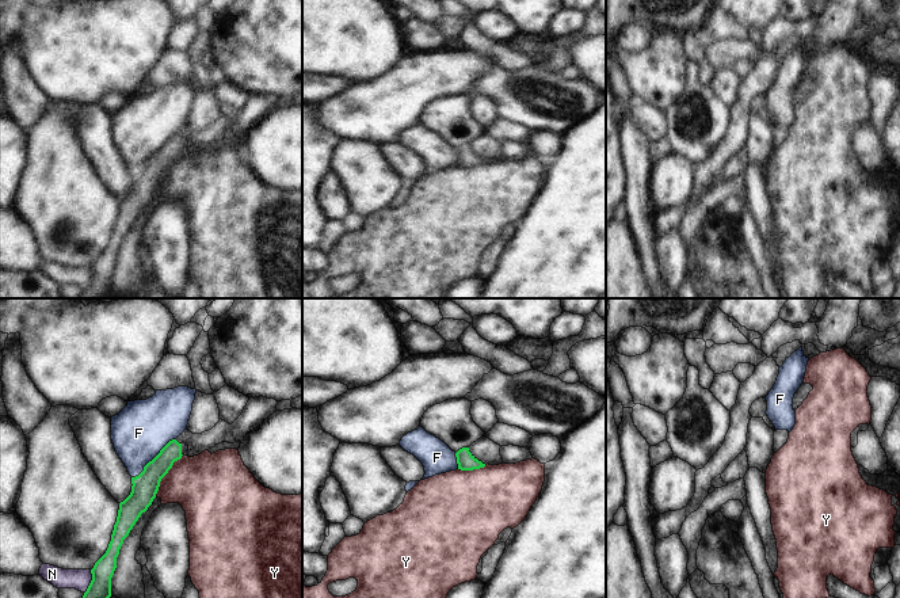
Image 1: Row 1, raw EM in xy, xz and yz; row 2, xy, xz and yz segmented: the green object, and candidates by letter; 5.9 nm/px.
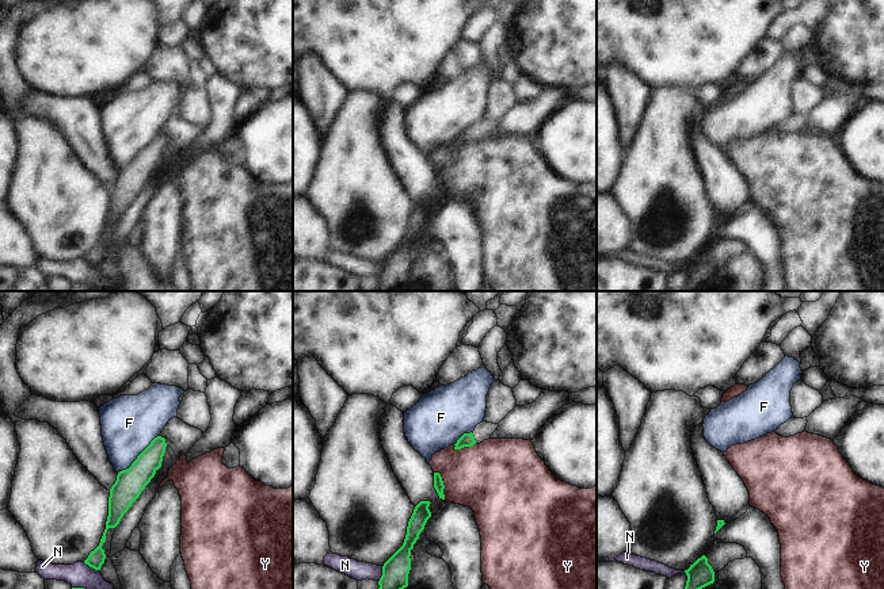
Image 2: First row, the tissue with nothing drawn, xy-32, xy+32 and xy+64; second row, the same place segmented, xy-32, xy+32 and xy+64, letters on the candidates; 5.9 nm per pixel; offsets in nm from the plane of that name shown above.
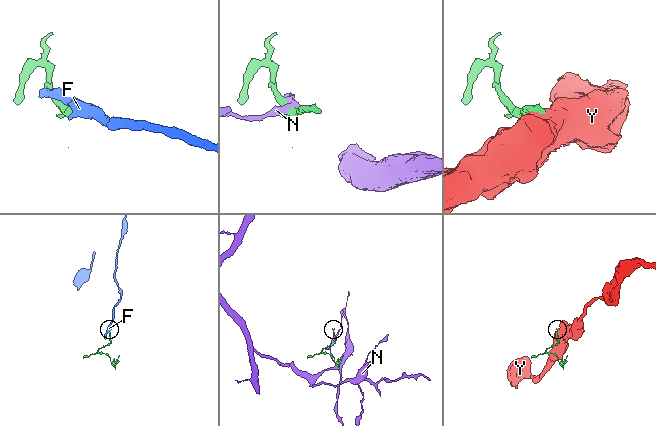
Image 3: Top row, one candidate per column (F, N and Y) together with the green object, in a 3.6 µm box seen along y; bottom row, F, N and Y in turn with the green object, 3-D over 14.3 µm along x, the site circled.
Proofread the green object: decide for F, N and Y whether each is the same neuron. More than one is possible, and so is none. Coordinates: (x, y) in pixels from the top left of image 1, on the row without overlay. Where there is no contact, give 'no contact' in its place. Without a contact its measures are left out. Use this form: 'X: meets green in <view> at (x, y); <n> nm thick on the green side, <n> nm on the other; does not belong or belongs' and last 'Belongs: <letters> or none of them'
F: meets green in xy at (153, 155); 160 nm thick on the green side, 320 nm on the other; does not belong
N: meets green in xy at (91, 278); 140 nm thick on the green side, 120 nm on the other; does not belong
Y: meets green in xy at (166, 170); 160 nm thick on the green side, 380 nm on the other; does not belong
Belongs: none of them

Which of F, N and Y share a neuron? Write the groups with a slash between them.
F / N / Y

